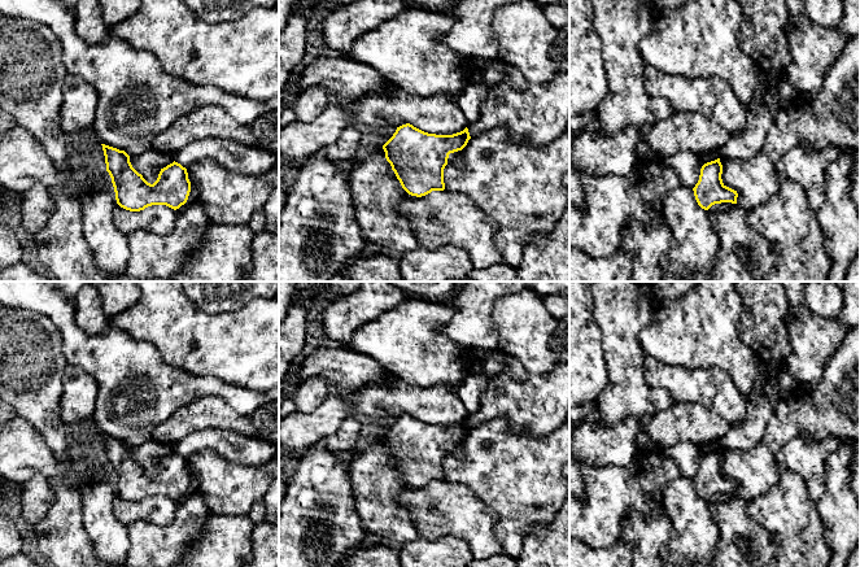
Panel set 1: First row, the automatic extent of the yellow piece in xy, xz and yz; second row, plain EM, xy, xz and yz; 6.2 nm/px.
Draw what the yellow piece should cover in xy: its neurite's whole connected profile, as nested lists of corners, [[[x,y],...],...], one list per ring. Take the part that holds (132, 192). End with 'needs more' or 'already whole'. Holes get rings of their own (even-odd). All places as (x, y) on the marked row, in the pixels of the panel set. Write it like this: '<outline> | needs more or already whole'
[[[102,145],[106,171],[112,178],[117,204],[130,211],[140,211],[152,205],[166,205],[174,210],[188,200],[191,182],[187,169],[173,162],[161,169],[157,180],[150,184],[130,162],[125,151]]] | already whole

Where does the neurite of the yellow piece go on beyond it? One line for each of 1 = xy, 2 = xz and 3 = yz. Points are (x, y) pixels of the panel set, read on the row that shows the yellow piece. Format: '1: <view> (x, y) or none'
1: none
2: none
3: none

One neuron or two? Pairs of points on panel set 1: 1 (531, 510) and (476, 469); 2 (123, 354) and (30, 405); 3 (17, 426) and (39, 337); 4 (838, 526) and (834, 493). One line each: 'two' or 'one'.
1: one
2: two
3: two
4: one

